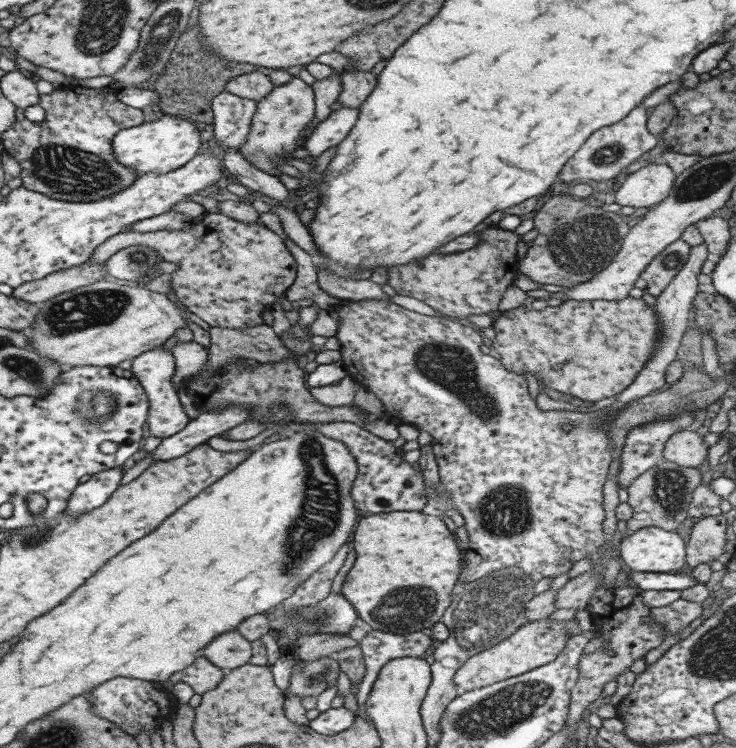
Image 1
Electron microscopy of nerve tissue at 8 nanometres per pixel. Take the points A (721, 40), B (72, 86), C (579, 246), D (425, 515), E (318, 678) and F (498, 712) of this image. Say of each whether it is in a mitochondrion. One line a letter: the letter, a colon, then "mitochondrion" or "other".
A: other
B: other
C: mitochondrion
D: other
E: mitochondrion
F: mitochondrion

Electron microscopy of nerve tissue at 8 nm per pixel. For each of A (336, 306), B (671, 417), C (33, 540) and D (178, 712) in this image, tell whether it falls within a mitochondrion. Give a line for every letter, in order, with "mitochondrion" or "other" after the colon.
A: other
B: other
C: mitochondrion
D: other

